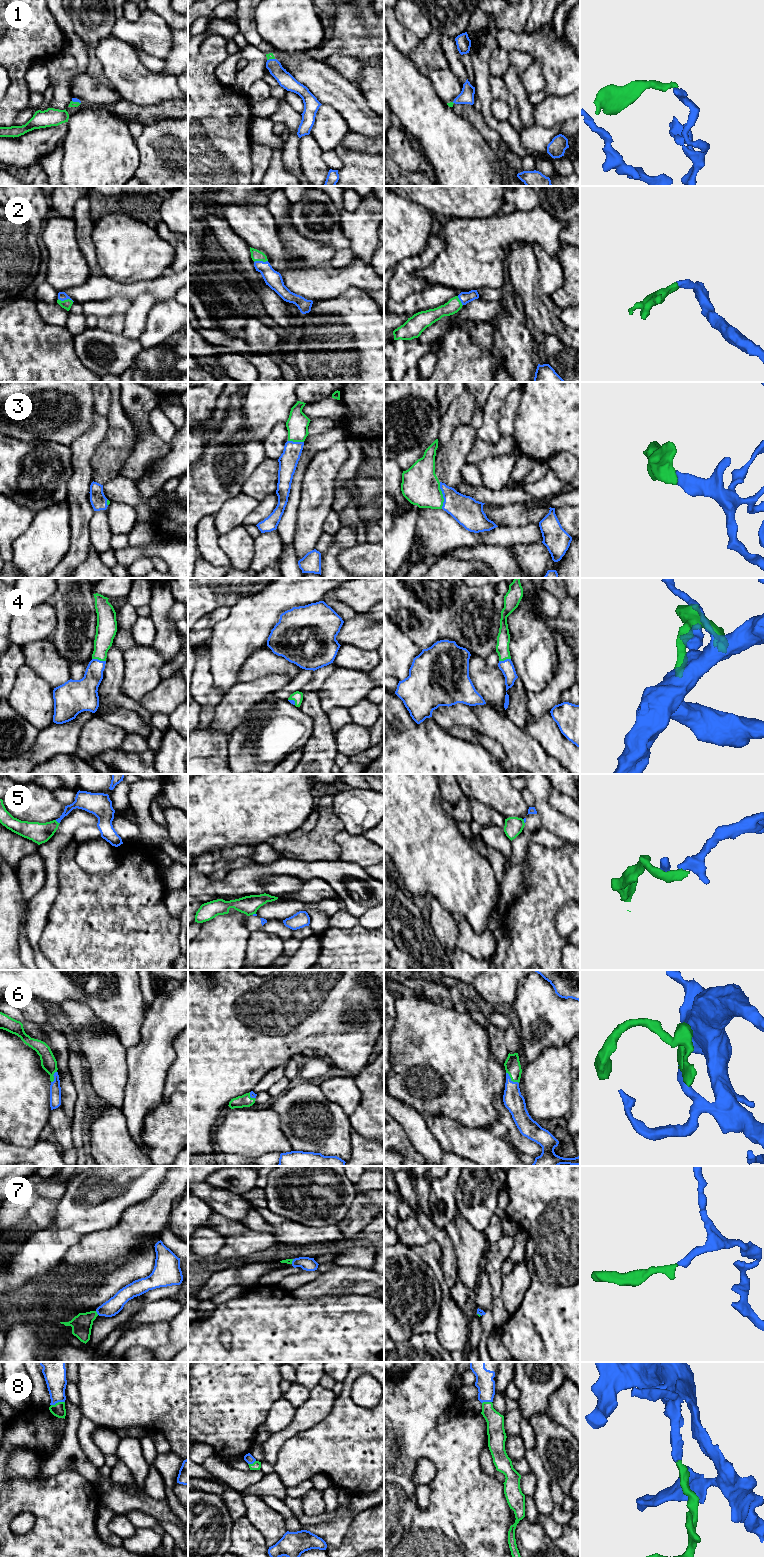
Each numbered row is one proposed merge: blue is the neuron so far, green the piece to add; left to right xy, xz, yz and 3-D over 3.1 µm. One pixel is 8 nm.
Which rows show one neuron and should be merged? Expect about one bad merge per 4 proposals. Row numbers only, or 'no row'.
1, 2, 3, 4, 6, 7, 8

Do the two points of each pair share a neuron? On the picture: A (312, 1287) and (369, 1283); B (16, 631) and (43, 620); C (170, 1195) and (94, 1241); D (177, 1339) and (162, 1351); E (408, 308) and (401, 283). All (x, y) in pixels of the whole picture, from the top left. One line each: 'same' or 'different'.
A: same
B: same
C: same
D: same
E: different

